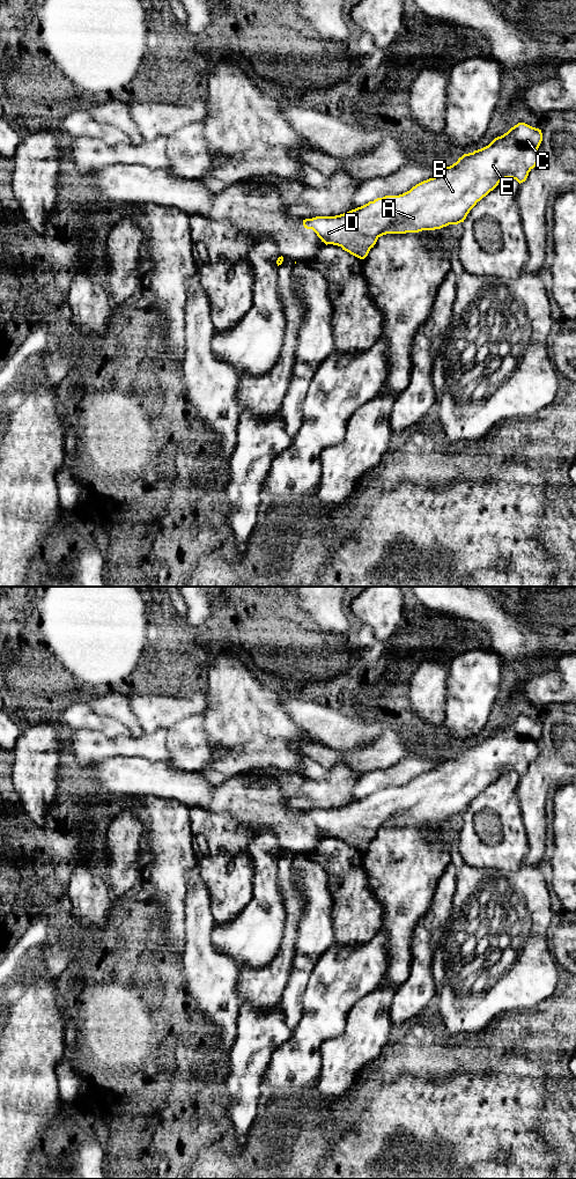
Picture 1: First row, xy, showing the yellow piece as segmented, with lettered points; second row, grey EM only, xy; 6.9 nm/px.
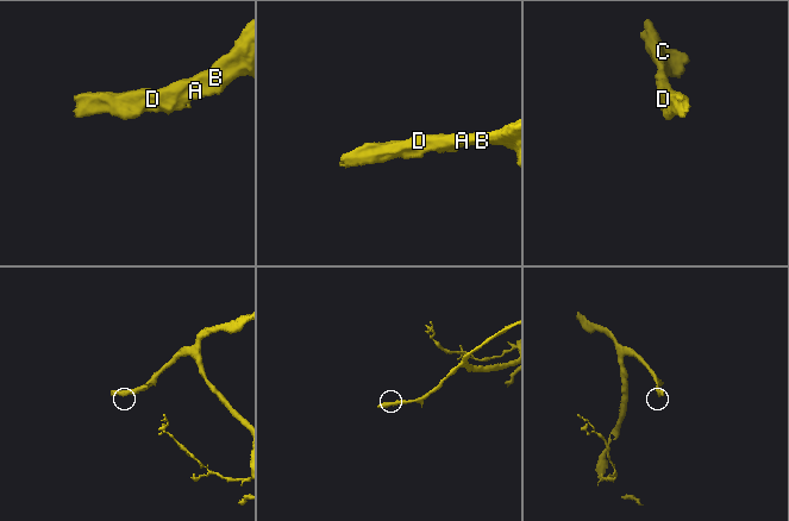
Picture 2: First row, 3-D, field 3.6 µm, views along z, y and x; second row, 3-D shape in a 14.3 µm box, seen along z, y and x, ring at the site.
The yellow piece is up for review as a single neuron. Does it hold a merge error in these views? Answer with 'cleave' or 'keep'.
keep

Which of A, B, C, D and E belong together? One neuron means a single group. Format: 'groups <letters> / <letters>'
groups A B C D E

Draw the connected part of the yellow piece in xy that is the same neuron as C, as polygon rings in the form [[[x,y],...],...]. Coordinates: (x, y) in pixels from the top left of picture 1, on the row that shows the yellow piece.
[[[518,123],[503,135],[495,138],[488,146],[474,150],[473,153],[464,154],[456,163],[445,167],[438,176],[416,184],[403,194],[377,198],[374,201],[369,201],[361,207],[340,215],[305,219],[303,220],[303,226],[307,229],[312,229],[326,245],[333,244],[341,246],[342,250],[350,255],[364,259],[370,249],[376,244],[377,240],[383,235],[419,233],[422,230],[441,229],[449,224],[458,224],[464,222],[477,202],[493,191],[502,179],[512,178],[519,184],[525,182],[529,172],[539,161],[538,148],[541,141],[541,130],[532,127],[525,123]]]

